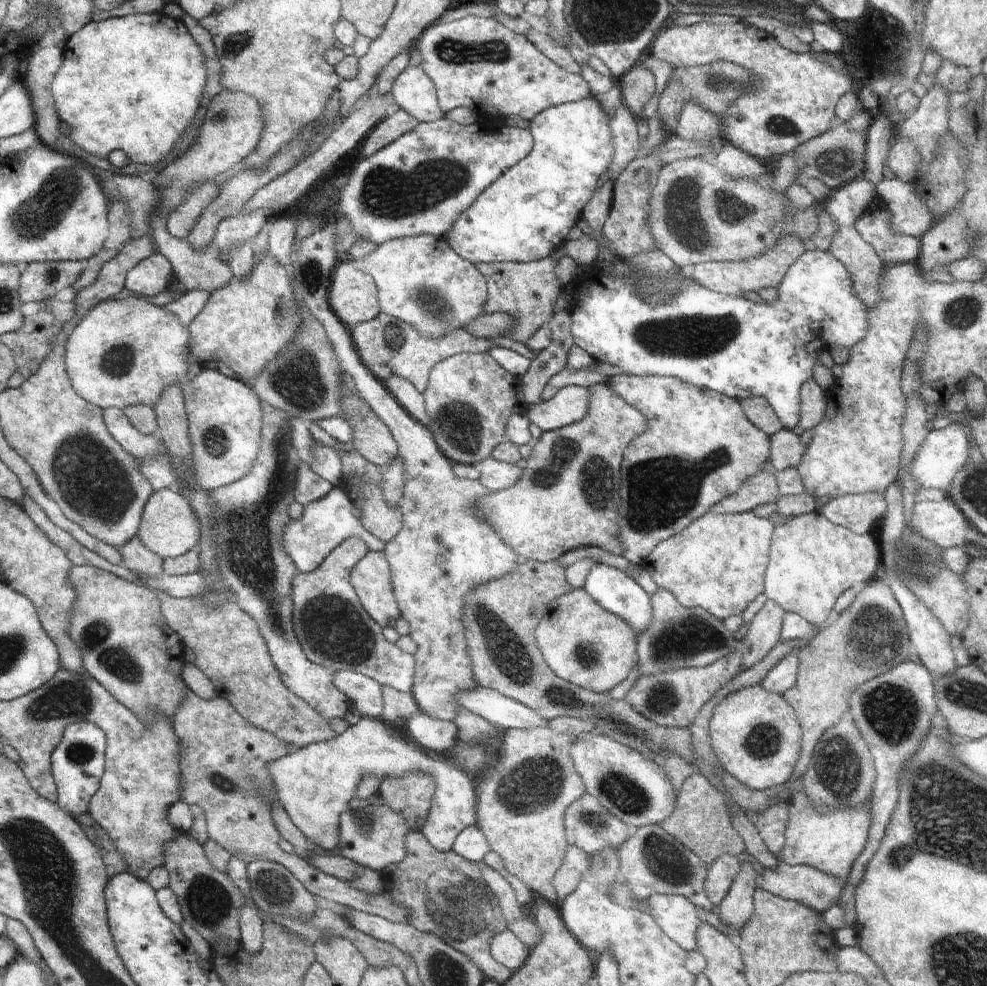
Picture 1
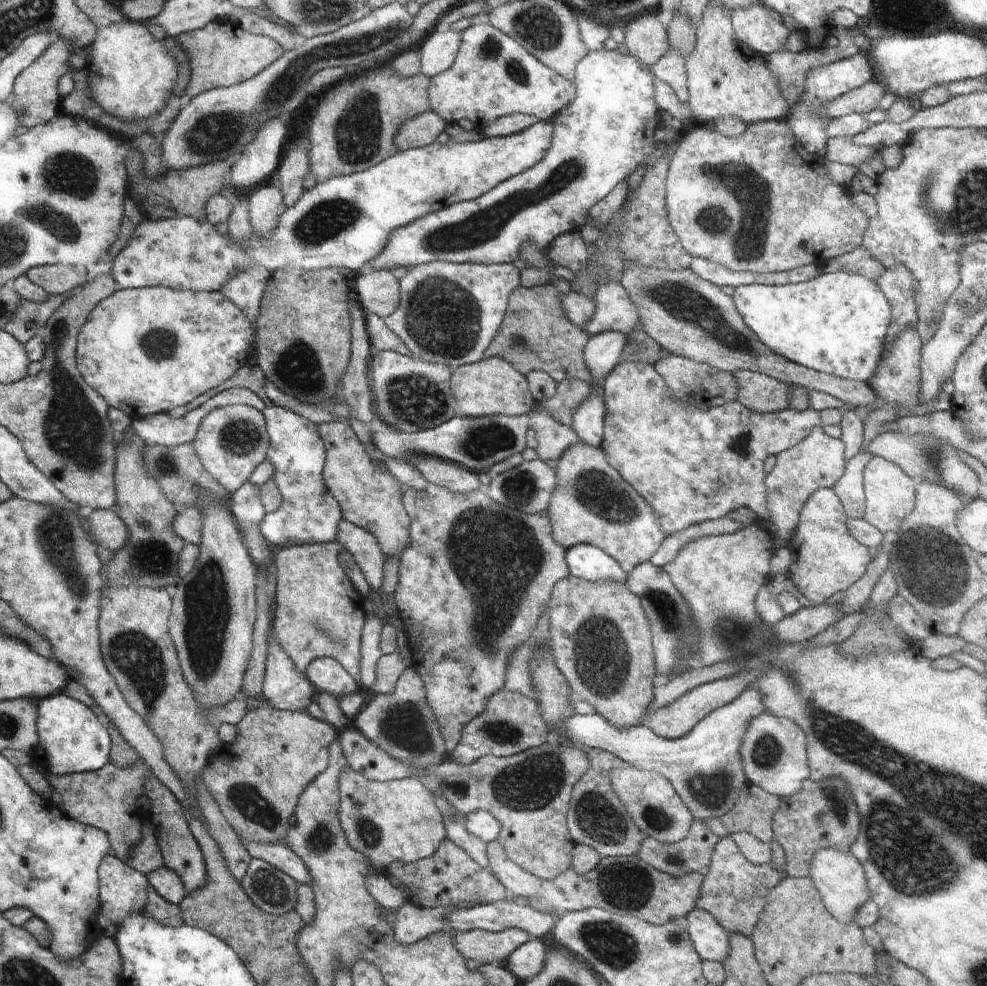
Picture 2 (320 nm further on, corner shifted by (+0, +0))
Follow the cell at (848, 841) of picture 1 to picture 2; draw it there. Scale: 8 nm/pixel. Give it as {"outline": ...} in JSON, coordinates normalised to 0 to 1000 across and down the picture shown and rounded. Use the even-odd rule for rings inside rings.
{"outline":[[[828,860],[821,872],[819,890],[825,895],[835,920],[849,935],[867,936],[867,923],[882,913],[877,894],[877,882],[862,865],[851,864],[847,860]]]}

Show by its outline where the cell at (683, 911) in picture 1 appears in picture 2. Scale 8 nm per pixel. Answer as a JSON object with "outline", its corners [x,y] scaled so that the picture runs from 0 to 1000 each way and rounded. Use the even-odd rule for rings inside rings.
{"outline":[[[704,920],[691,932],[695,945],[710,975],[734,976],[738,972],[738,949],[721,927]]]}

